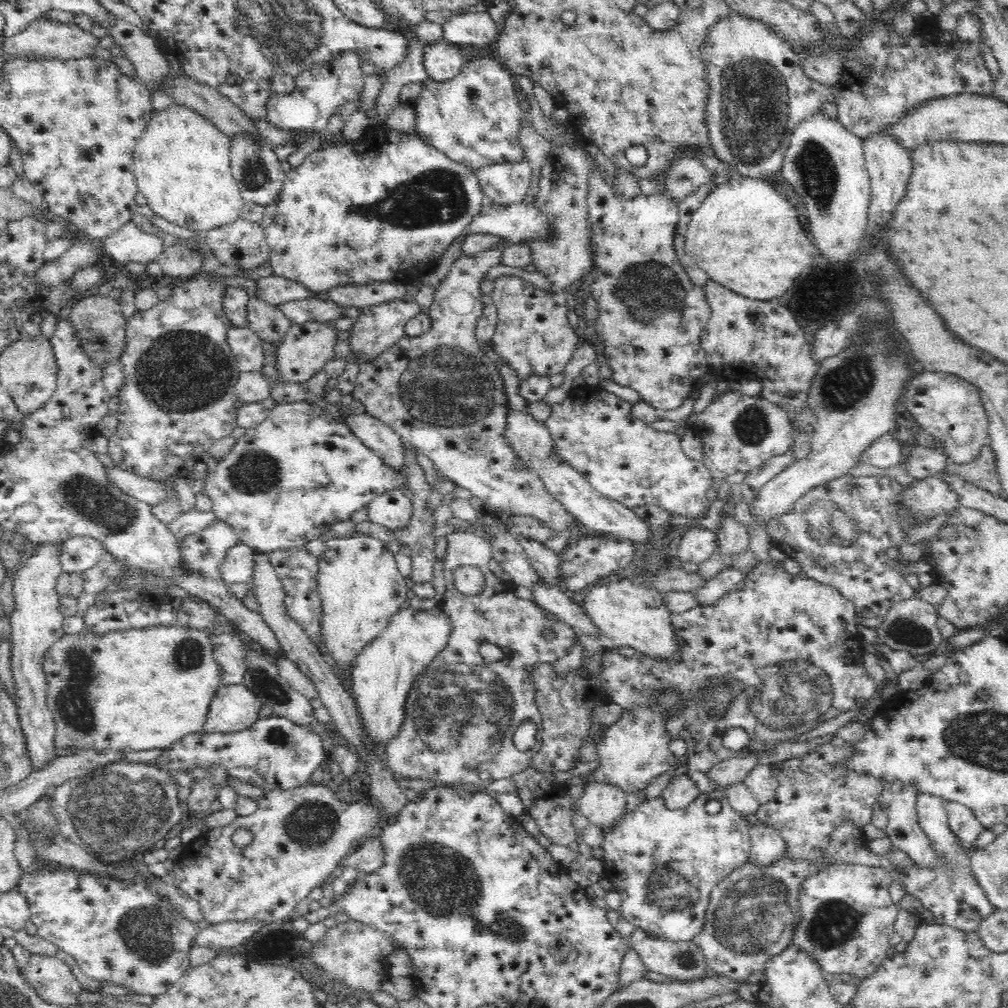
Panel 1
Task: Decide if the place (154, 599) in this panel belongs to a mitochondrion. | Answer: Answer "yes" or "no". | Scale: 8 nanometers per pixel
no

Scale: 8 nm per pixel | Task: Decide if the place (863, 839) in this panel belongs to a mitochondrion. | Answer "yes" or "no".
no

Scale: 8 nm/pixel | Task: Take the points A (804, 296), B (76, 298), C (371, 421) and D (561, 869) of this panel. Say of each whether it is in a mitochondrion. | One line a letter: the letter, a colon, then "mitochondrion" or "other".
A: other
B: other
C: other
D: other

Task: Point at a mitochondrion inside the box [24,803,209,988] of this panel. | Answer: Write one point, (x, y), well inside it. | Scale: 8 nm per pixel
(147, 932)

